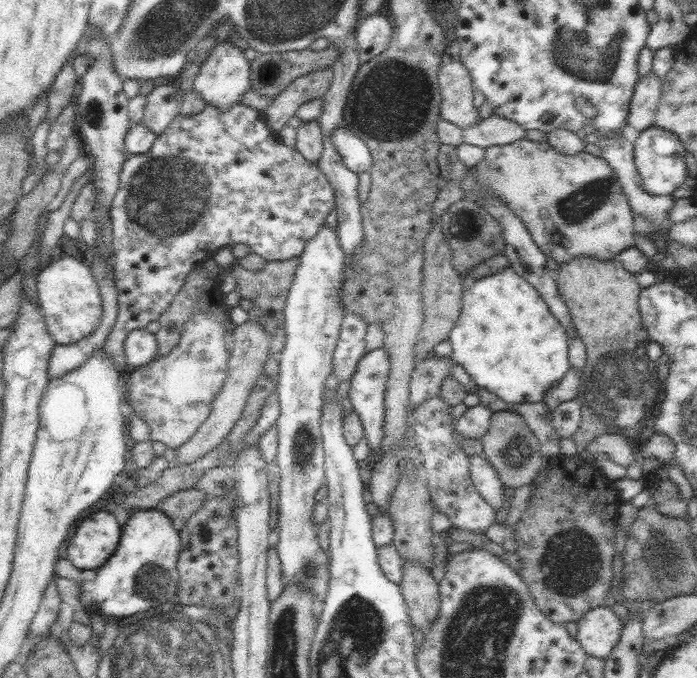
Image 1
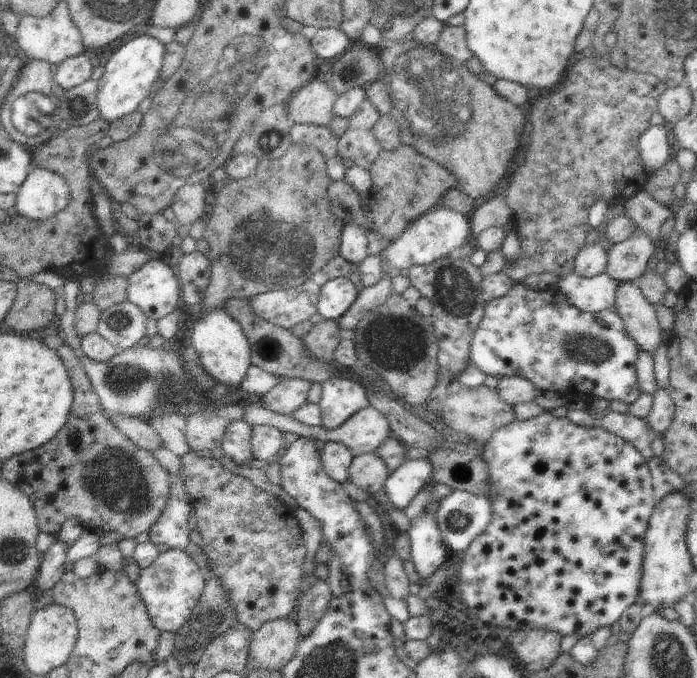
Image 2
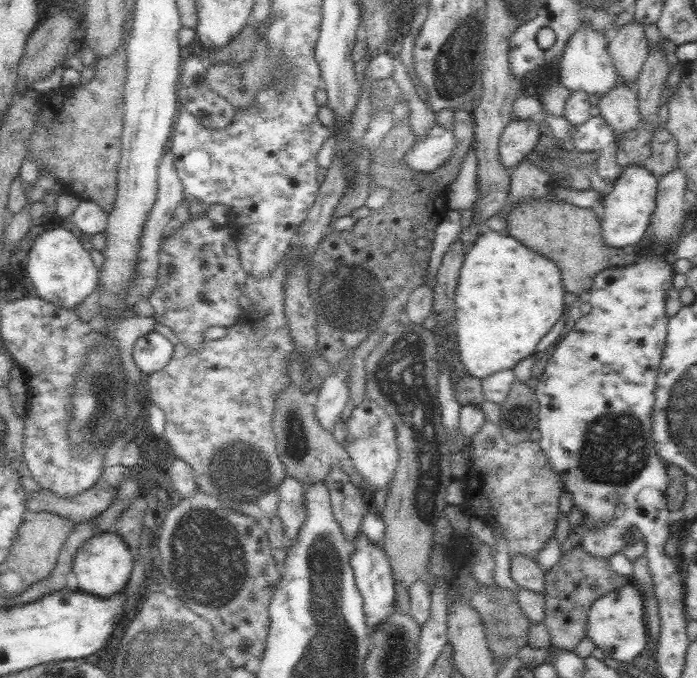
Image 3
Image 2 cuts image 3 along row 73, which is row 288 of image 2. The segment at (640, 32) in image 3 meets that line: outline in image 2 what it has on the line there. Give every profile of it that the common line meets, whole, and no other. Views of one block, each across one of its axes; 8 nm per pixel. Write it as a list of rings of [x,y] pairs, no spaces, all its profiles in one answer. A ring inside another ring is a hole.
[[[622,282],[616,290],[616,302],[614,311],[624,323],[626,334],[636,342],[638,350],[648,352],[650,356],[654,356],[660,344],[662,344],[662,328],[659,325],[654,305],[650,304],[644,295],[637,282]]]

